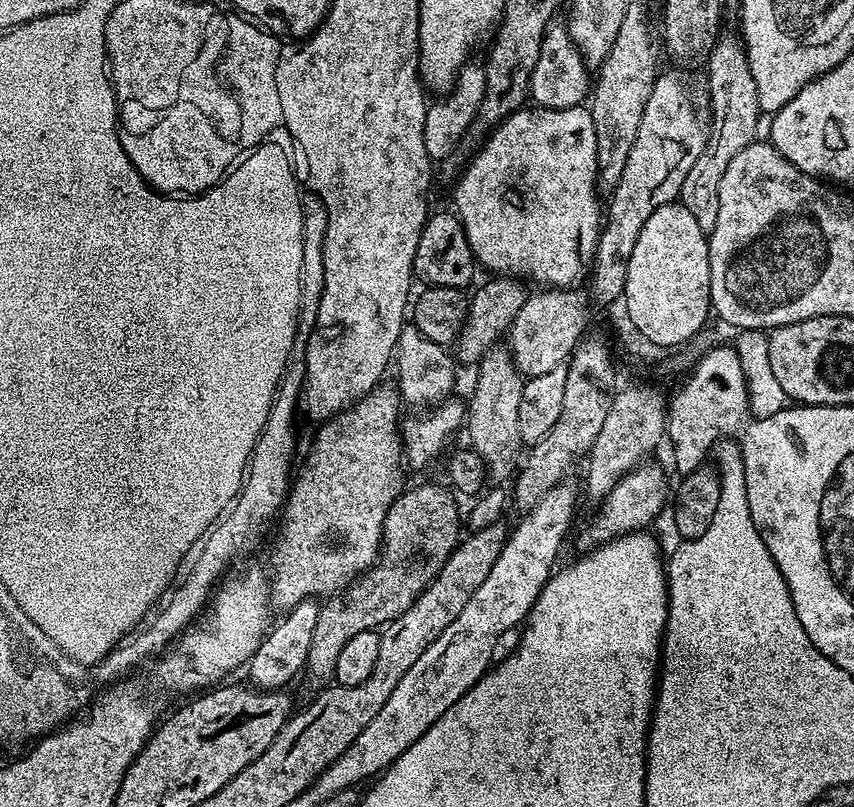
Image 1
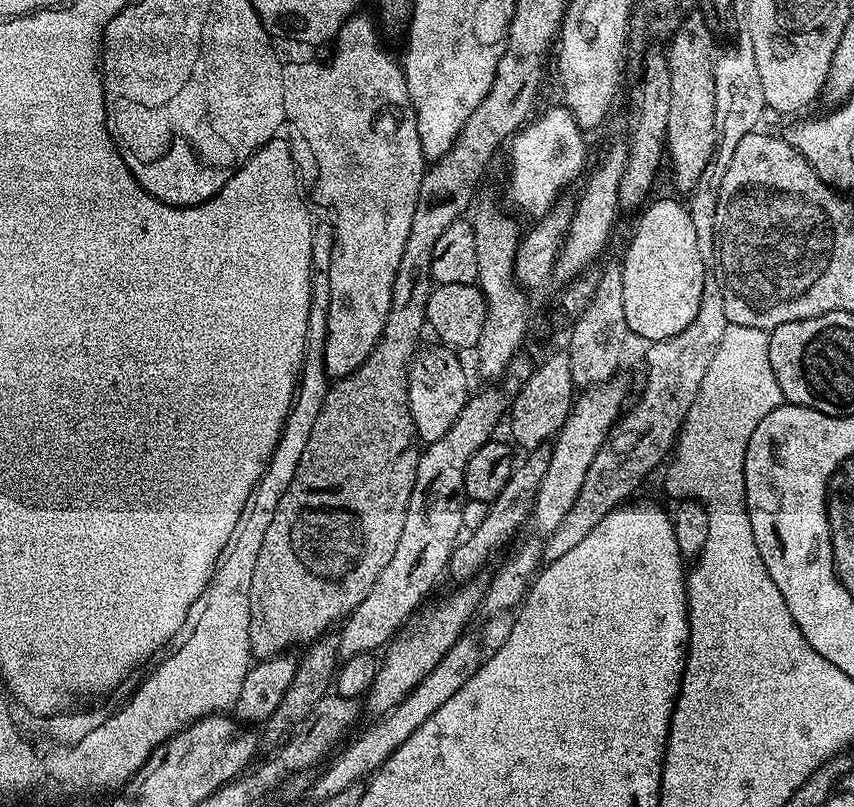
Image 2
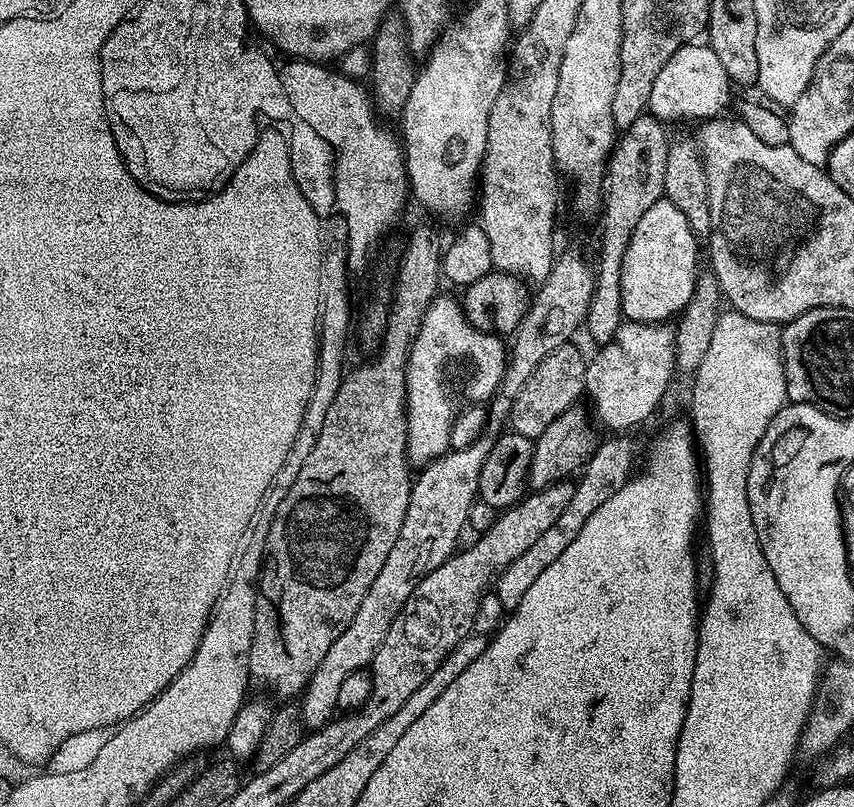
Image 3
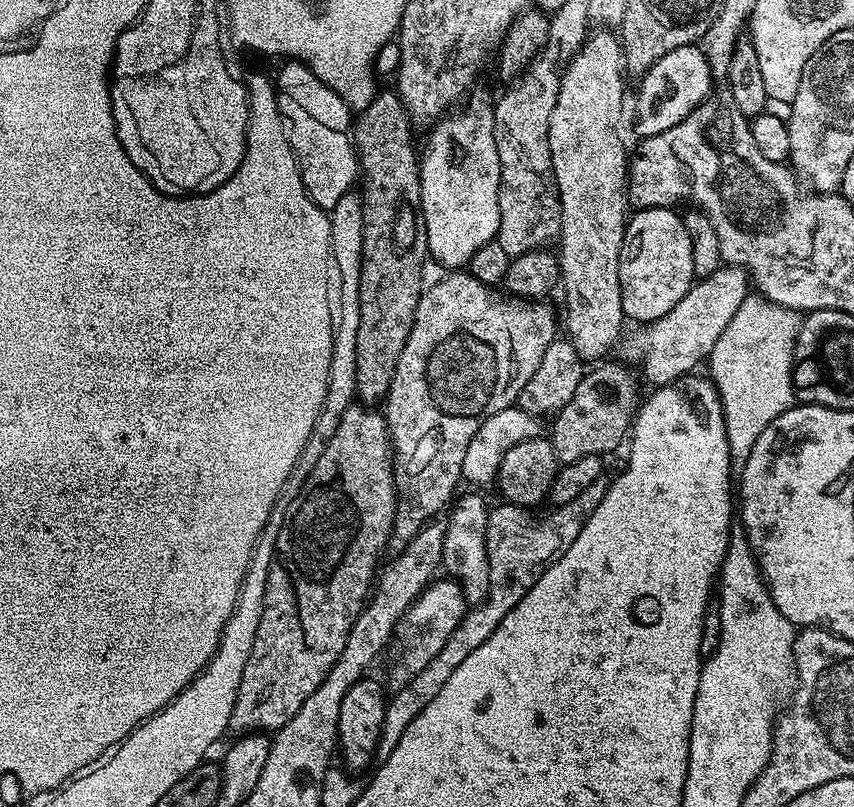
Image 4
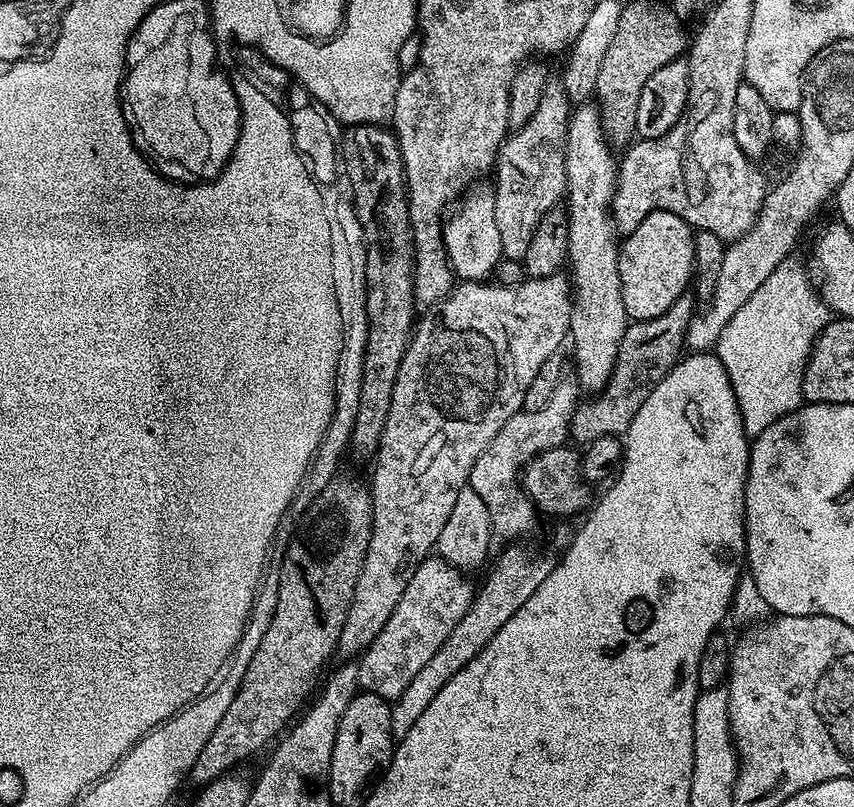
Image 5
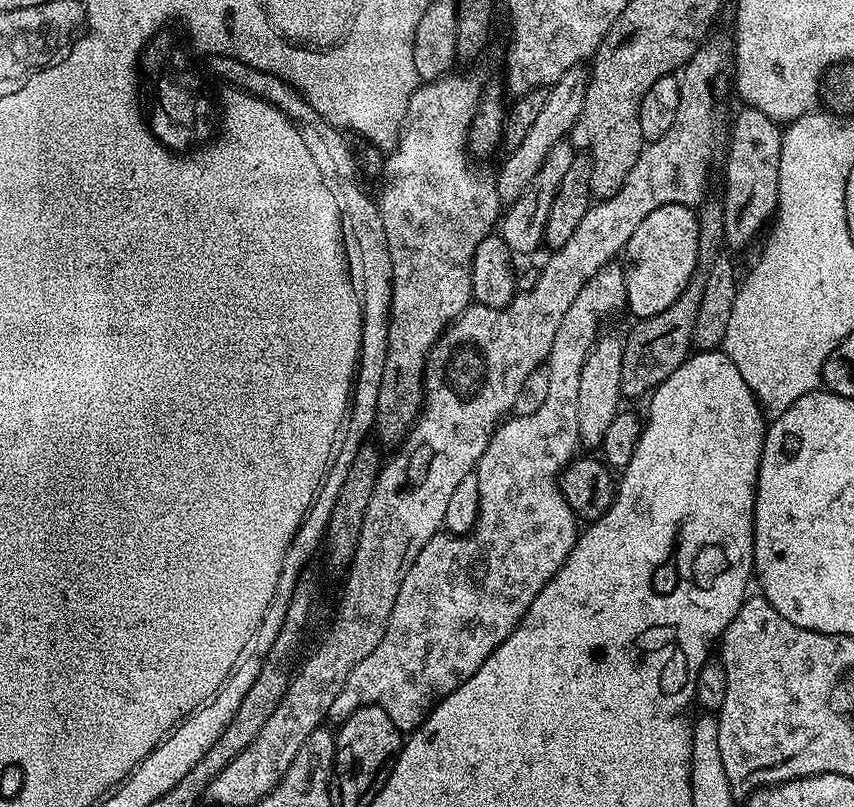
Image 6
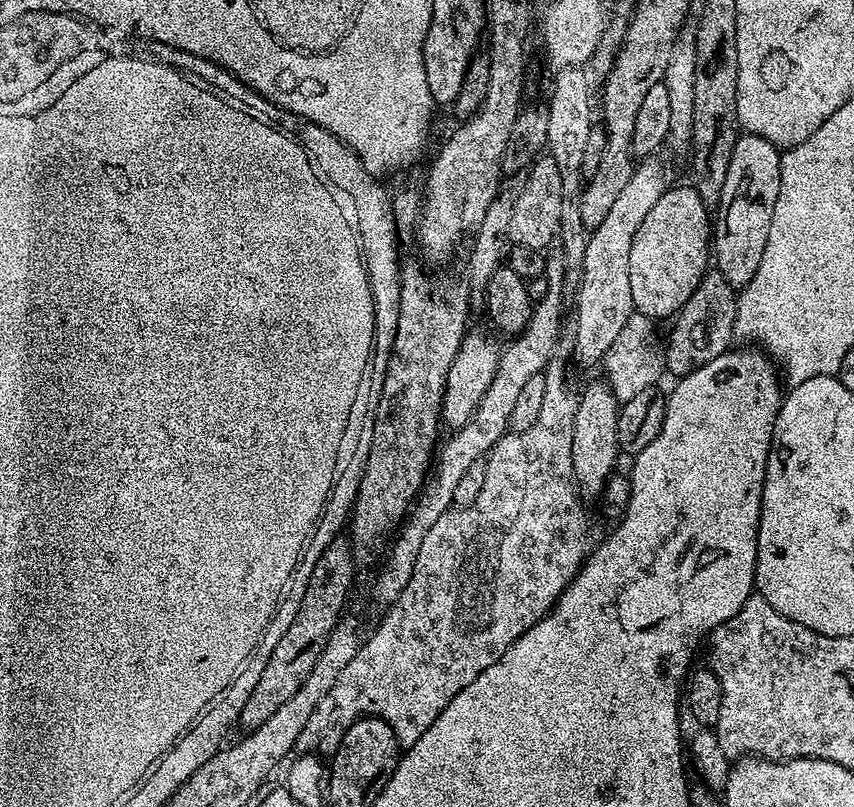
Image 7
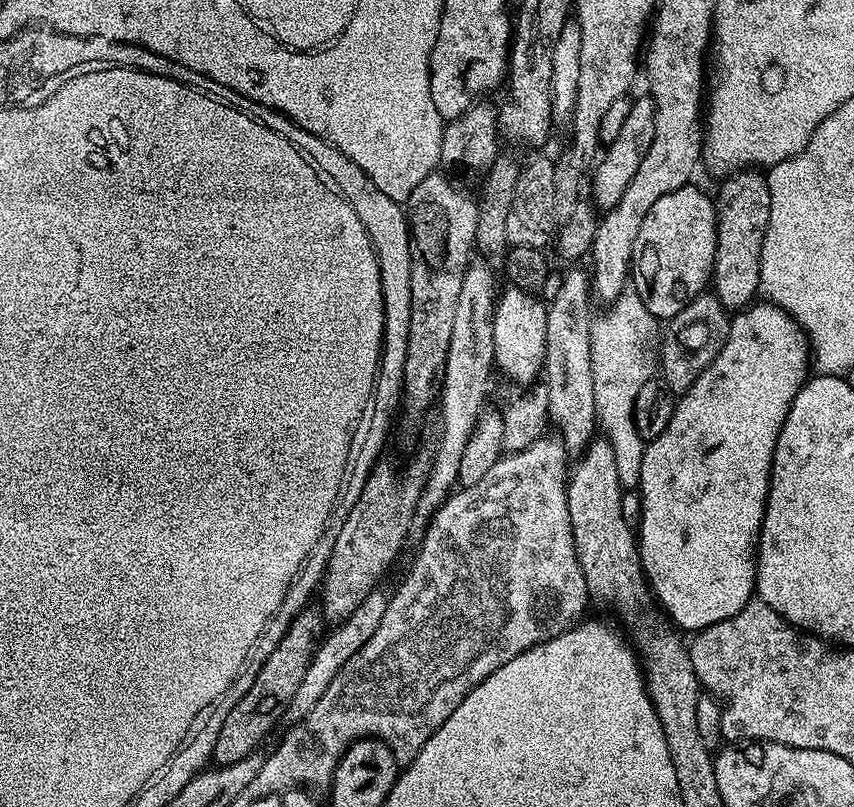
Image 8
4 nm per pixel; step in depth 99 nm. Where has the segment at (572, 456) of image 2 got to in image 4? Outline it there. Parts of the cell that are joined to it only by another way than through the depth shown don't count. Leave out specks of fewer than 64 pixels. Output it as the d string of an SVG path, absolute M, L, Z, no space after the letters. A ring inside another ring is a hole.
M722 266L714 274L703 277L693 283L692 288L670 314L652 321L651 324L640 324L632 333L619 341L619 359L624 362L641 360L644 363L643 379L648 379L652 386L672 384L689 374L707 361L714 350L714 342L722 338L722 330L730 326L730 318L738 314L738 306L750 295L750 277L742 268Z

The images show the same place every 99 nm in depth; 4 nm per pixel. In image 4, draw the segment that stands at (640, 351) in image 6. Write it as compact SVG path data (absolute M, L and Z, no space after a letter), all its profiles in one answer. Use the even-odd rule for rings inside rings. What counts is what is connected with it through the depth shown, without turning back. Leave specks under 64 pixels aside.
M610 361L599 363L593 367L593 371L591 369L585 373L573 397L562 410L555 413L551 421L552 432L548 438L560 464L576 462L584 457L606 456L606 453L614 451L621 443L622 446L629 435L640 404L640 380L629 369L629 365Z

